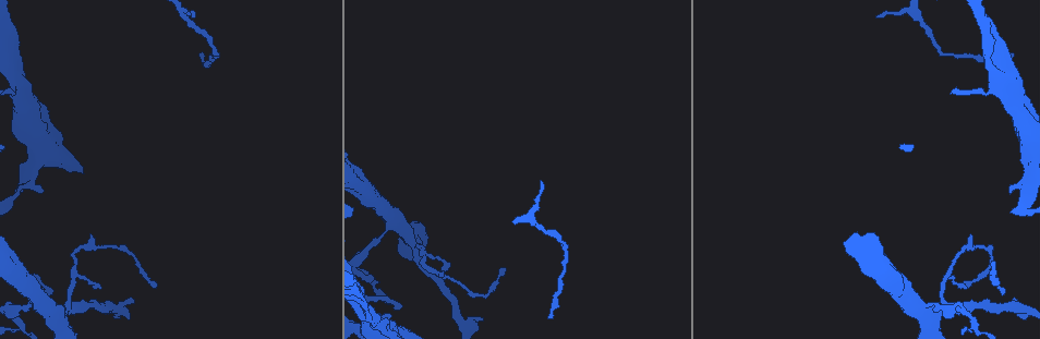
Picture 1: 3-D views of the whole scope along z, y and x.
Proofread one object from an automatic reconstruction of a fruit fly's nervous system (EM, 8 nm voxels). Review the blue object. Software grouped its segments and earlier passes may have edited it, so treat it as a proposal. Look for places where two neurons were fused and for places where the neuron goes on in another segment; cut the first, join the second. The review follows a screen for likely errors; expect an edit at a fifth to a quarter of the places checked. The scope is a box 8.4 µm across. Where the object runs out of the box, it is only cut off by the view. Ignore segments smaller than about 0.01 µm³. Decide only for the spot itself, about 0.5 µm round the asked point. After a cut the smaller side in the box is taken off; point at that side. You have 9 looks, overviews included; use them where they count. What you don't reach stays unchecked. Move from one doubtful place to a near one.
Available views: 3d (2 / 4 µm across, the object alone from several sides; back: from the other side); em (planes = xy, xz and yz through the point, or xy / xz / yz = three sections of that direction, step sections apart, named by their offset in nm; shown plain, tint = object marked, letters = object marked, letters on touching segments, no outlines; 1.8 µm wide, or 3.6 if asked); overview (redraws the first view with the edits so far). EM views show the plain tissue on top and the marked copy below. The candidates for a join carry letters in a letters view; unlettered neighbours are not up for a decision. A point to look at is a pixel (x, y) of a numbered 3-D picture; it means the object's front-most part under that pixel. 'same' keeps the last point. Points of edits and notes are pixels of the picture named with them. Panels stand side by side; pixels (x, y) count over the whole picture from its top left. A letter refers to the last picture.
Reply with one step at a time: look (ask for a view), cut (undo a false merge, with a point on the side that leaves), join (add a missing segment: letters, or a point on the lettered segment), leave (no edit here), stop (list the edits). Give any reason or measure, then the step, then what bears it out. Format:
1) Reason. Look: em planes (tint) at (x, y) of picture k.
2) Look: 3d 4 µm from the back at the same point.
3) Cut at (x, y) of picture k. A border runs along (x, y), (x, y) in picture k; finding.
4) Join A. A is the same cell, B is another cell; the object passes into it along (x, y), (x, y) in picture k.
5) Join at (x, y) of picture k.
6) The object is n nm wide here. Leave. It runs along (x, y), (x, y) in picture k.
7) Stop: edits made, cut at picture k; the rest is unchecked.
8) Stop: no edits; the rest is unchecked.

An open end. Look: 3d 2 µm at (541, 180) of picture 1.

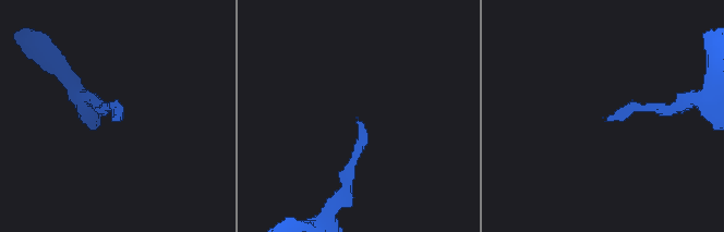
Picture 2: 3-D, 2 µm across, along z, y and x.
Look: em planes (letters) at (359, 124) of picture 2.

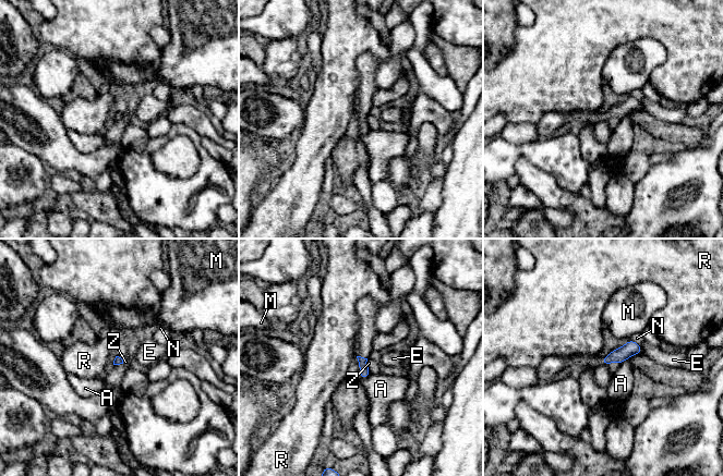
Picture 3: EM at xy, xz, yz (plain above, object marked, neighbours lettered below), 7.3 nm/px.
Leave. A, E, M, N, R and Z are other cells; no lettered segment goes on from it.

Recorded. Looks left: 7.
A fork. Look: em planes (tint) at (365, 314) of picture 1.

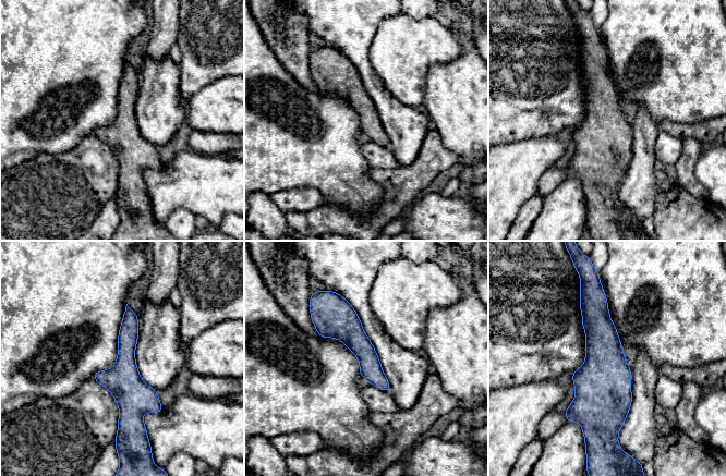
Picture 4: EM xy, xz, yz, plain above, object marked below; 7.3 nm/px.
What lies round it. Look: em planes (letters) at the same point.

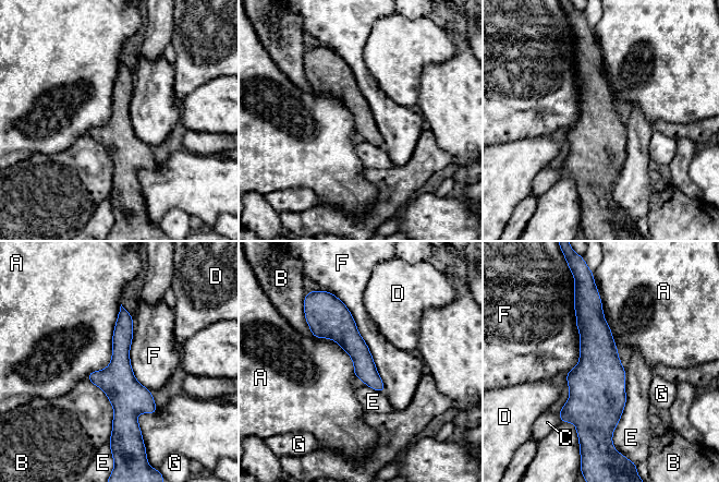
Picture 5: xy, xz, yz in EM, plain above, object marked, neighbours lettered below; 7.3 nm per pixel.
Leave. A, B, C, D, E, F and G are other cells; a border runs along (121, 304), (111, 361), (85, 377) in picture 5; continuous, no second neuron.

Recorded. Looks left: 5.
Sudden change in width. Look: 3d 2 µm from the back at (19, 324) of picture 1.

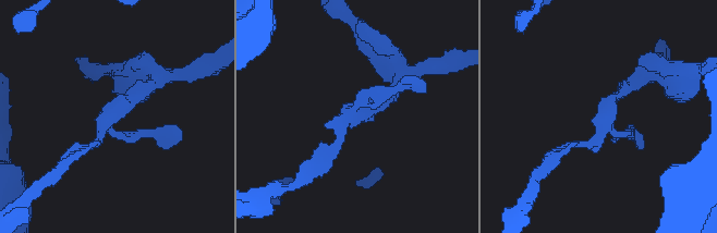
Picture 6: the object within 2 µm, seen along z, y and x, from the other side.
Need the tissue. Look: em planes (letters) at (363, 113) of picture 6.

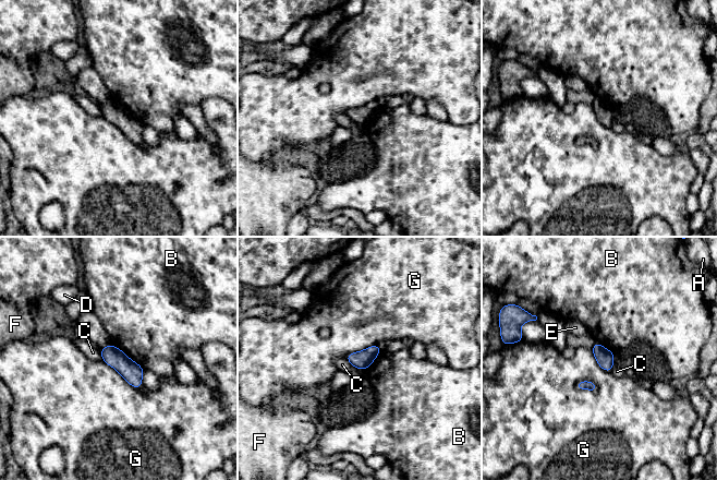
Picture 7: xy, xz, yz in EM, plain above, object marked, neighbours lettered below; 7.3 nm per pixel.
The object is 130 nm wide here. Leave. A, B, C, D, E, F and G are other cells; a border runs along (574, 385), (579, 388), (597, 391) in picture 7; all the same neuron.

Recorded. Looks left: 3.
Thin end. Look: em xz step 16 (letters) at (1011, 189) of picture 1.

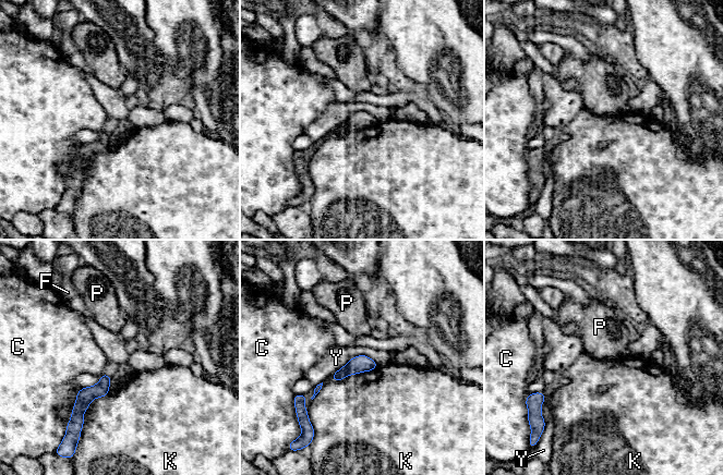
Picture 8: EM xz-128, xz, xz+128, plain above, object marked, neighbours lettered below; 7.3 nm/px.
Another direction. Look: em yz step 4 (letters) at the same point.

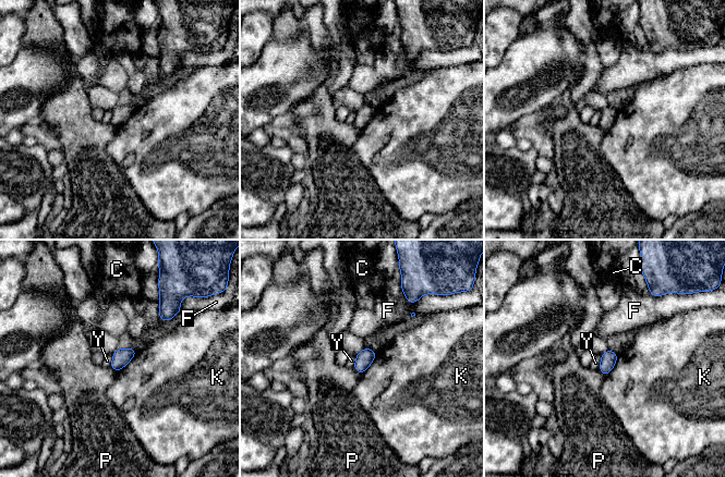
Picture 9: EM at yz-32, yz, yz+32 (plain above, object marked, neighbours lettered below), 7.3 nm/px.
Leave. C, F, K, P and Y are other cells; a border runs along (601, 355), (597, 368) in picture 9; none of them fits.

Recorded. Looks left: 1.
Stop: no edits; the rest is unchecked.

